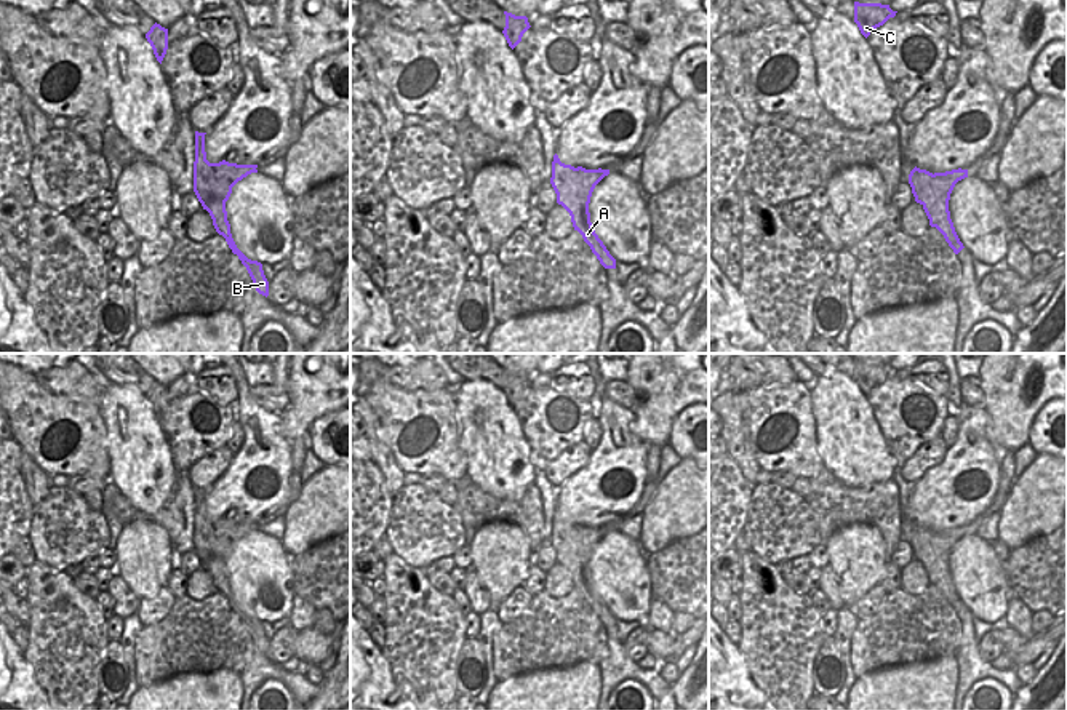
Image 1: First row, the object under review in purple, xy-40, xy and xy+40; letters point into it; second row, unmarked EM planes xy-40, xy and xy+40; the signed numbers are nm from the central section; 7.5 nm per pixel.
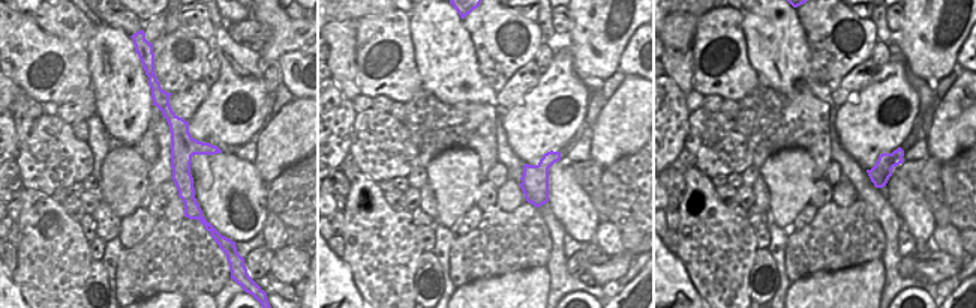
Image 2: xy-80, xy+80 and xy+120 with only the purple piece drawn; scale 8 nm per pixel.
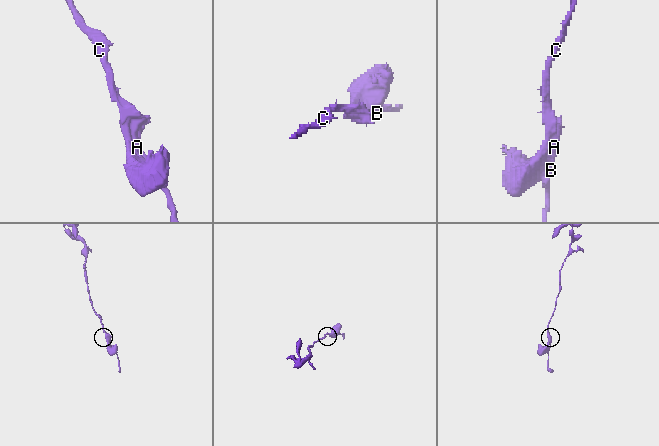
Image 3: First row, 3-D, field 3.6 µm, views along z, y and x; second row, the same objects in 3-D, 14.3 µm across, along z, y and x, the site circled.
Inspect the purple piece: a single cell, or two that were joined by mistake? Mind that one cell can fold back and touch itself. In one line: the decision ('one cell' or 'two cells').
two cells

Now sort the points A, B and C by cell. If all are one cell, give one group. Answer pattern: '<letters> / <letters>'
A B / C

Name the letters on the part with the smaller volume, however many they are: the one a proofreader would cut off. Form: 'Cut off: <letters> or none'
Cut off: A, B

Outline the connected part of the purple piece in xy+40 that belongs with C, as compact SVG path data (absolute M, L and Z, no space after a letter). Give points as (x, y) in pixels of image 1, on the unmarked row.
M854 360L854 381L865 397L873 387L883 384L889 376L894 376L896 371L889 363Z

